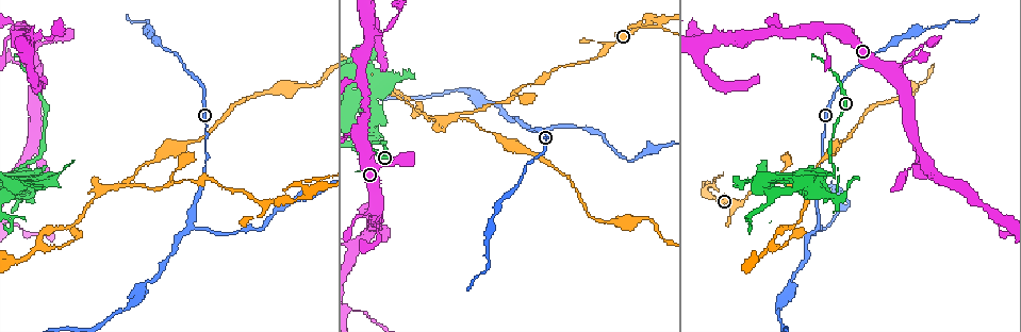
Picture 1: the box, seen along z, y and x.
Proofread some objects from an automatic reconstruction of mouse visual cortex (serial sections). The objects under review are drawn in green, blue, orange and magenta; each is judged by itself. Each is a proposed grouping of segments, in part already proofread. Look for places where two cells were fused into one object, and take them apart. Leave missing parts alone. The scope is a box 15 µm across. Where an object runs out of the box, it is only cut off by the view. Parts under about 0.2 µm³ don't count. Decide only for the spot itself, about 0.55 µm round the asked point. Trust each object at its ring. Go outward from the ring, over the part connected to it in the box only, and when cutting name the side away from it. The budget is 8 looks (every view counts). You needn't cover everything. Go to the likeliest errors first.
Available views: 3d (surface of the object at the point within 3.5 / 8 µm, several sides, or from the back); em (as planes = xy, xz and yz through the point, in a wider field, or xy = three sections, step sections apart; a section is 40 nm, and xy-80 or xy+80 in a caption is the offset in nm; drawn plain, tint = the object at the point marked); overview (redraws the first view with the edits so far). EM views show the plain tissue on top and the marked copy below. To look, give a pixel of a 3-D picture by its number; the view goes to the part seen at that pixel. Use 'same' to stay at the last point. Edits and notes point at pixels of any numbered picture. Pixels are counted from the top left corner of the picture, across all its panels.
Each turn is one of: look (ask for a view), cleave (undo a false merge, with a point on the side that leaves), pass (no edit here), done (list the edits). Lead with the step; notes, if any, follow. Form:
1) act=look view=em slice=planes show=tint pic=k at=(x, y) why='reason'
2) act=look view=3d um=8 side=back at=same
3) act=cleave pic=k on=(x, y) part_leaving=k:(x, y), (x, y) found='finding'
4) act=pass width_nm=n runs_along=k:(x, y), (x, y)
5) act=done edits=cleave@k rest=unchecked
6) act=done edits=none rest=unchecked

act=look view=3d um=8 pic=1 at=(119, 184) why='branch point'

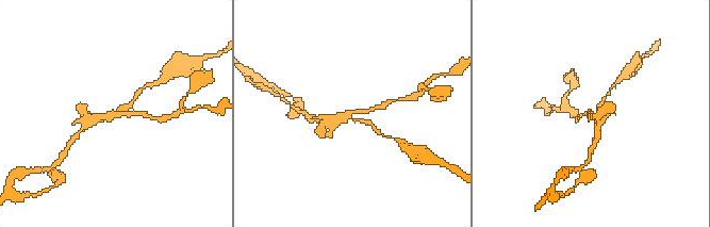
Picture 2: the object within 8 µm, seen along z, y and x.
act=look view=em slice=xy step=1 show=tint pic=2 at=(111, 112) arms=3 arm_widths_nm=150,150,250 why='shape alone is not enough'

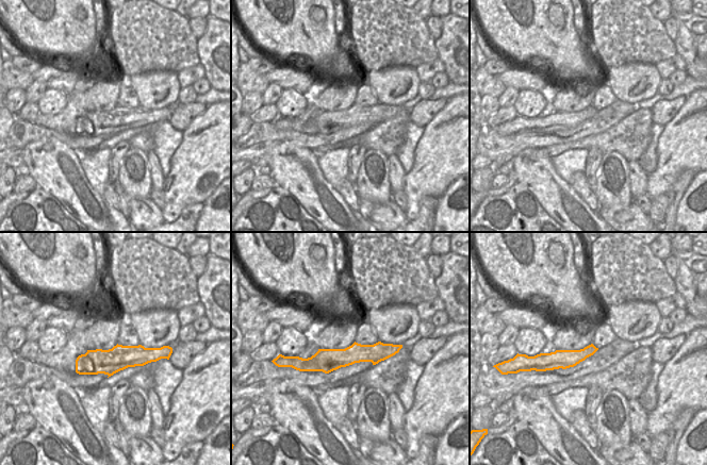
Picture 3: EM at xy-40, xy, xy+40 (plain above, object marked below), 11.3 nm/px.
act=cleave pic=2 on=(596, 117) border=3:(548, 353), (557, 364), (568, 365) found='a second cell is stuck on'

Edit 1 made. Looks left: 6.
act=look view=3d um=3.5 pic=1 at=(834, 172) why='arms part here'

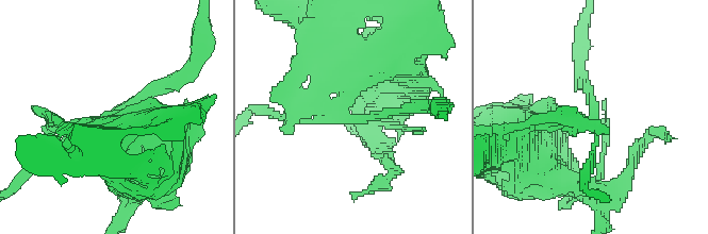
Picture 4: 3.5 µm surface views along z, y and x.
act=look view=em slice=xy step=2 show=tint pic=4 at=(592, 118) why='shape alone is not enough'

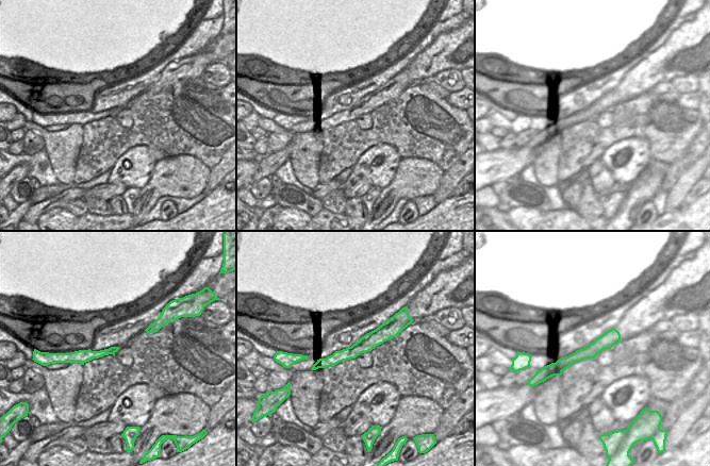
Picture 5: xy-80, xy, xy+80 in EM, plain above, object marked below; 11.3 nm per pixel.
act=cleave pic=4 on=(571, 123) part_leaving=4:(587, 116), (545, 119), (501, 146) found='two cells meet here'

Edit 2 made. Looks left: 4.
act=look view=overview why='redraw'

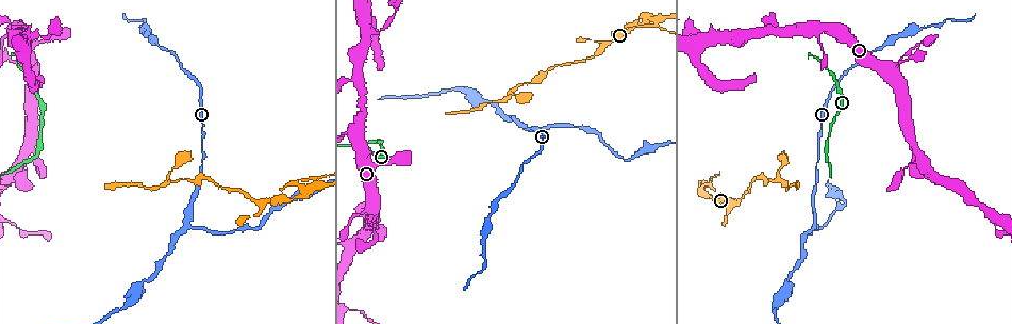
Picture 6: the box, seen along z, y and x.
act=look view=3d um=3.5 pic=6 at=(172, 182) why='sharp bend'

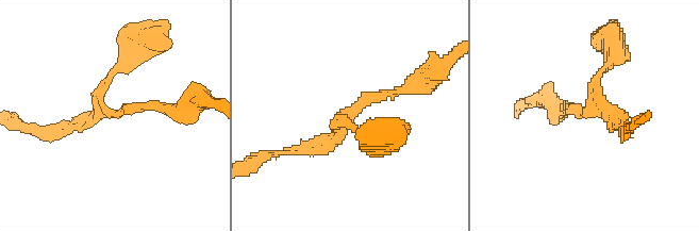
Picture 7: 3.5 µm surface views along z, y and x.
act=look view=em slice=xy step=1 show=tint pic=7 at=(351, 118)

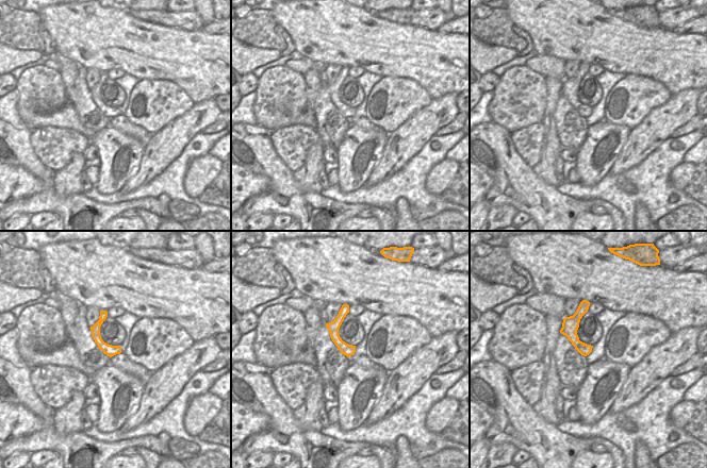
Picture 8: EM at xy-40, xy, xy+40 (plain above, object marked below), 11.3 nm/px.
act=pass runs_along=7:(562, 109), (588, 115), (597, 76), (613, 60) found='one cell here'

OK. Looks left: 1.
act=done edits=cleave@2,cleave@4 rest=unchecked

